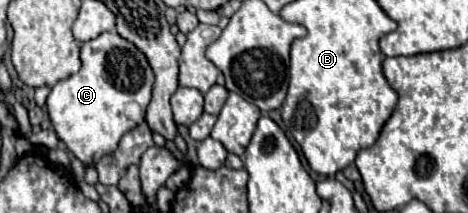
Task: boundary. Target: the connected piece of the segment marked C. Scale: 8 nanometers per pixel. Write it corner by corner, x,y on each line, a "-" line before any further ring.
117,31
115,33
101,33
97,39
83,43
81,47
81,69
79,73
71,75
69,79
59,81
49,97
47,97
47,111
53,123
55,133
67,145
67,149
87,167
95,165
103,155
115,151
119,139
129,129
137,127
145,119
145,107
151,99
153,87
153,73
145,59
145,55
129,41
125,41

